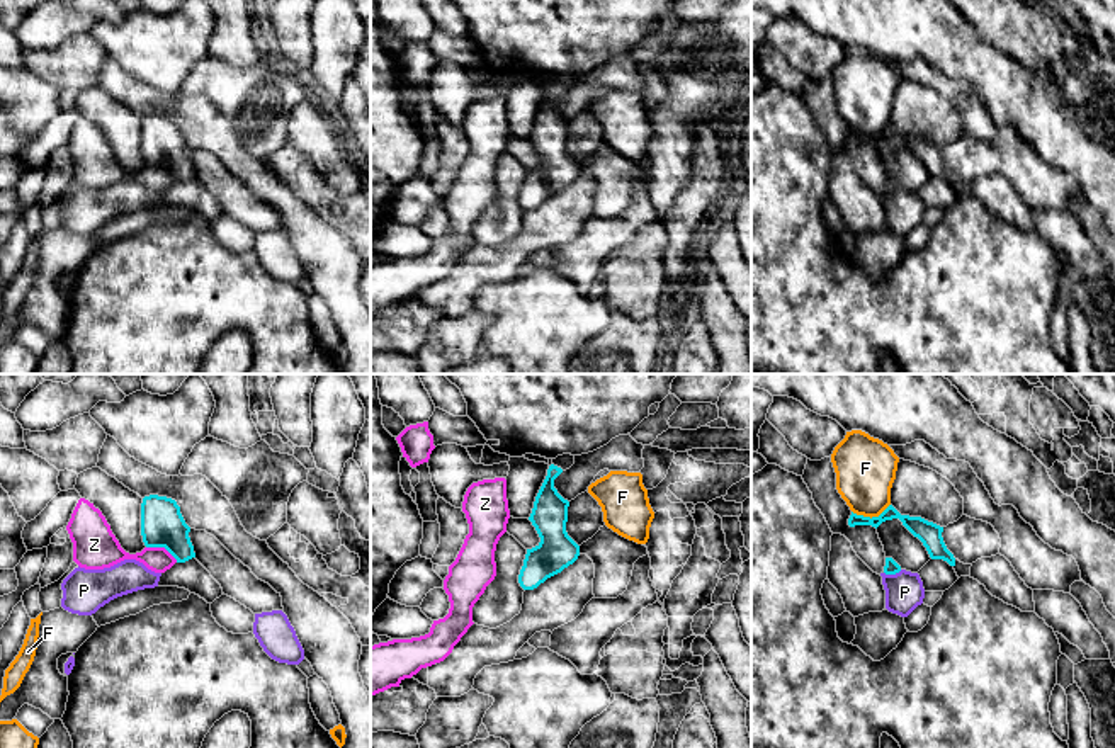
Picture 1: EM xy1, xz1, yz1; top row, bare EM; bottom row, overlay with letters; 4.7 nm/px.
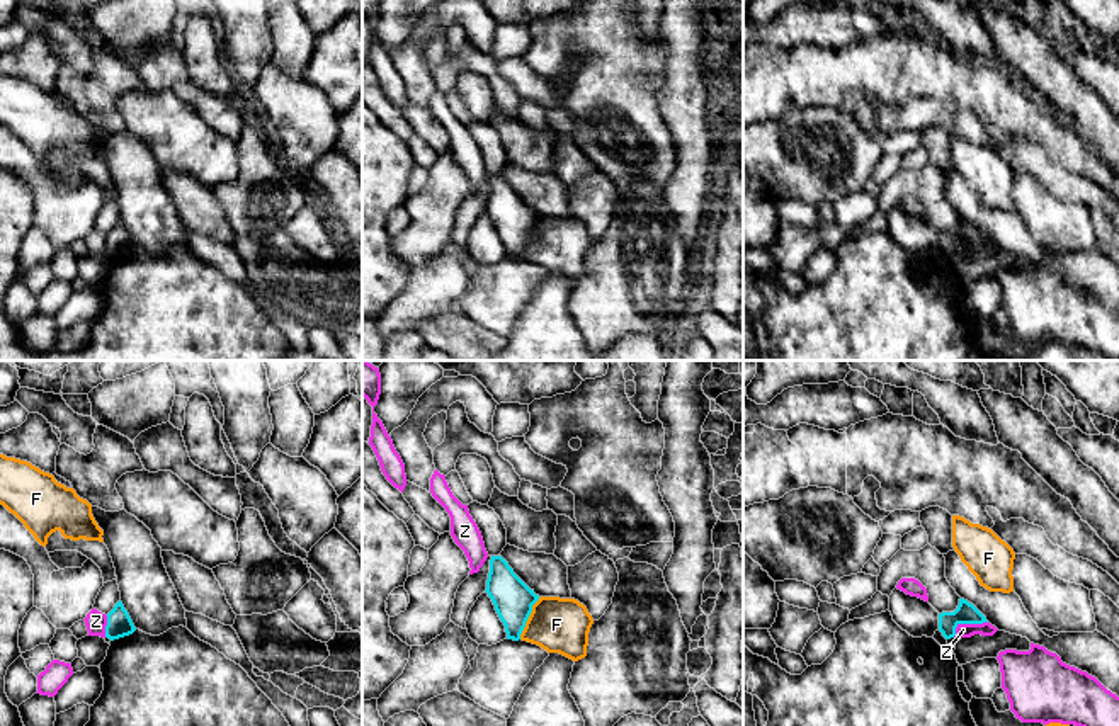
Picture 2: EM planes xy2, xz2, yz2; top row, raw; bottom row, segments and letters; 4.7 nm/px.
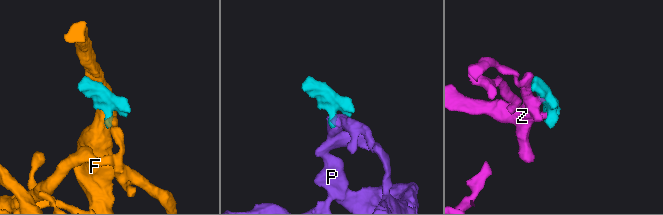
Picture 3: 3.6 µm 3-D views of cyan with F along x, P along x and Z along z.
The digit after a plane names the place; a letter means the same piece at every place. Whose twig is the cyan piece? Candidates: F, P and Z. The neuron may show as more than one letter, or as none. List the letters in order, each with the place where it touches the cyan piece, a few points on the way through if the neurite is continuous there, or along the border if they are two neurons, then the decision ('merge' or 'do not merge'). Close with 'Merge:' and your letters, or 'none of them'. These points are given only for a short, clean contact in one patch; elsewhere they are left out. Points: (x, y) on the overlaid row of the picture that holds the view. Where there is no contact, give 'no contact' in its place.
F: contact xz2 (528, 618); do not merge
P: contact yz1 (893, 573); border yz1 (901, 570), (884, 573); do not merge
Z: contact yz2 (966, 623); do not merge
Merge: none of them

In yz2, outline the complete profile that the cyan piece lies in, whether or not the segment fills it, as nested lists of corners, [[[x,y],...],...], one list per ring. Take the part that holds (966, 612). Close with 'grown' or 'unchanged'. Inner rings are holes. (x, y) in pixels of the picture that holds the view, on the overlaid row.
[[[959,598],[959,605],[954,612],[939,614],[939,631],[946,639],[956,636],[956,627],[959,624],[983,624],[983,622],[988,622],[986,617],[964,598]]] | unchanged

